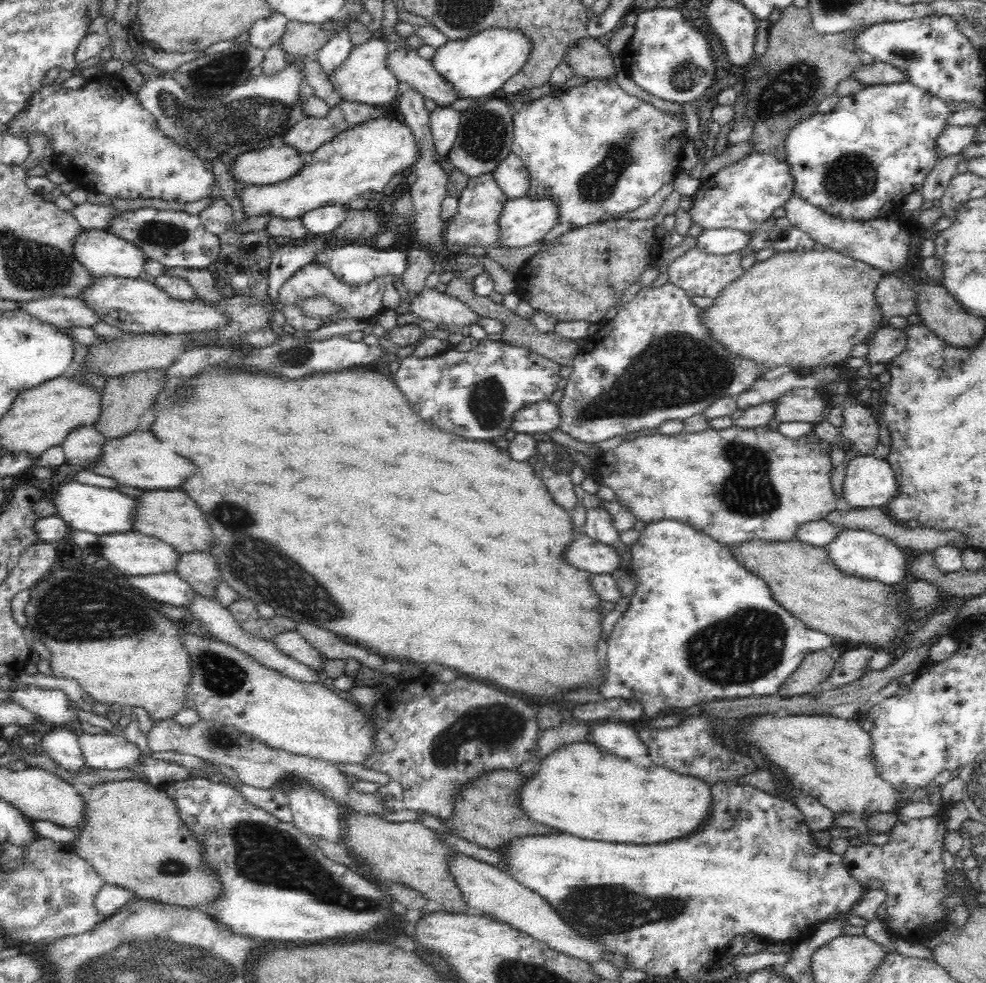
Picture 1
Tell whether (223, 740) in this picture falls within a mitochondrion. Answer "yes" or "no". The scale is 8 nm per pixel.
yes

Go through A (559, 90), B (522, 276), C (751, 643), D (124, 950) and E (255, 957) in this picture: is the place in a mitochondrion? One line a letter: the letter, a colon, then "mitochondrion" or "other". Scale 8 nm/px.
A: other
B: other
C: mitochondrion
D: mitochondrion
E: other

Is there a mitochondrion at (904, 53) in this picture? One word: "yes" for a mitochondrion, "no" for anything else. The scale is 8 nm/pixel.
yes

